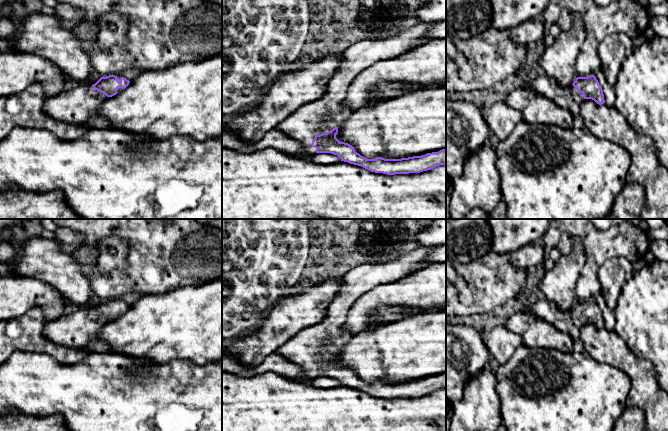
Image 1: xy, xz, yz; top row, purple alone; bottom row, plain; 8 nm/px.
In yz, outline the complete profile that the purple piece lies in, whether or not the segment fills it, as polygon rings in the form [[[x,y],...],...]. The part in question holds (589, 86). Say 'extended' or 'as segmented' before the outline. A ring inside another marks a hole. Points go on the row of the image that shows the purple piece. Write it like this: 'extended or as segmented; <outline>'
extended; [[[533,73],[524,87],[569,110],[573,117],[580,115],[580,105],[585,99],[592,99],[599,105],[605,103],[602,87],[594,75],[577,77],[572,85],[561,87],[549,76]]]

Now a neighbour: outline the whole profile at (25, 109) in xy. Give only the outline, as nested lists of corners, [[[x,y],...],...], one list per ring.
[[[34,83],[18,94],[0,97],[0,142],[17,126],[47,130],[63,140],[75,140],[90,127],[55,120],[43,111],[47,97],[43,87]]]

